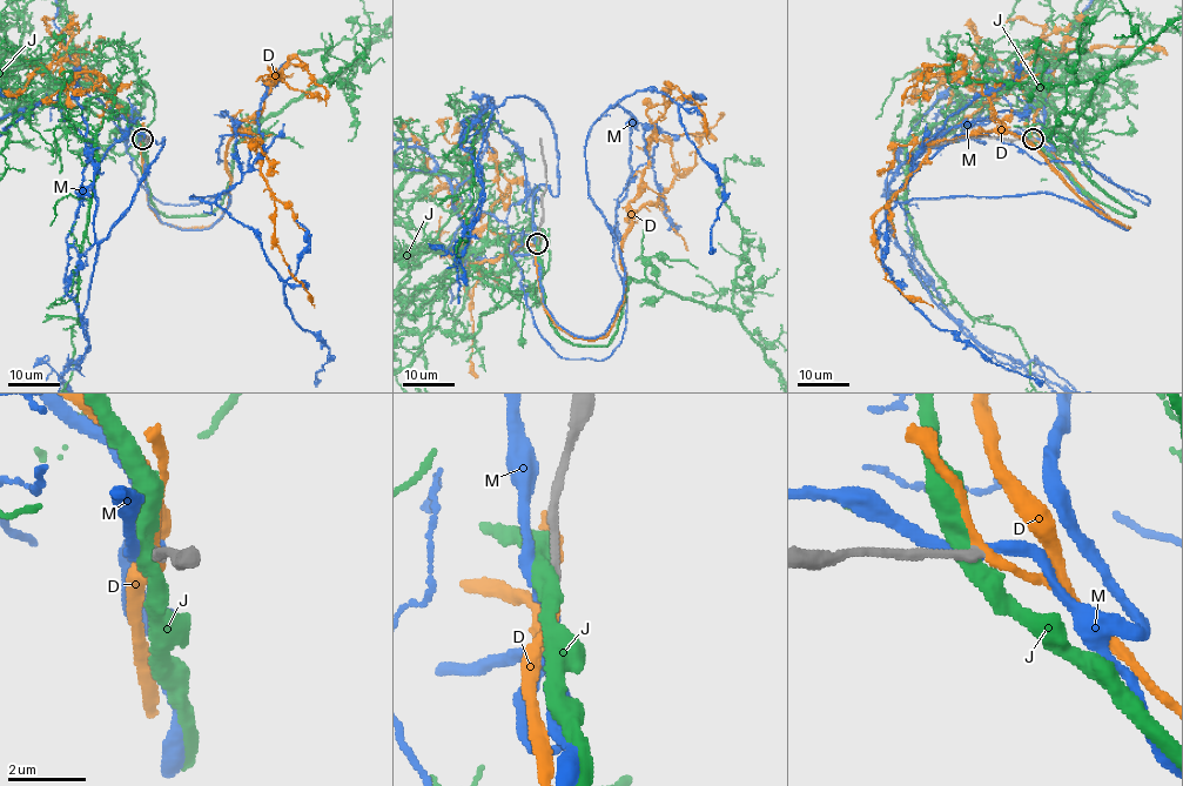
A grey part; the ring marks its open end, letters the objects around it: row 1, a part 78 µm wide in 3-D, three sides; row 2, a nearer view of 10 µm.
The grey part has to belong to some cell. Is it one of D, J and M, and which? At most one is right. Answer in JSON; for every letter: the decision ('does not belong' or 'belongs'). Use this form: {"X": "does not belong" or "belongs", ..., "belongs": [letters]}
{"D": "belongs", "J": "does not belong", "M": "does not belong", "belongs": ["D"]}

